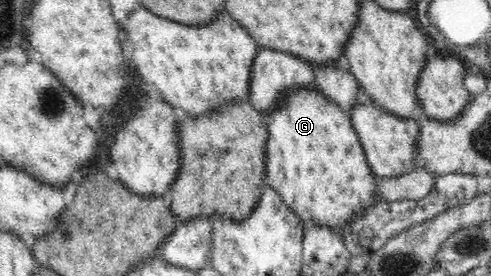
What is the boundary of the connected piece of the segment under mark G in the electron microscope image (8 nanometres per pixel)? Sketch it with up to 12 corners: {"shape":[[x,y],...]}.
{"shape":[[314,88],[270,115],[265,183],[334,231],[377,201],[347,111]]}

